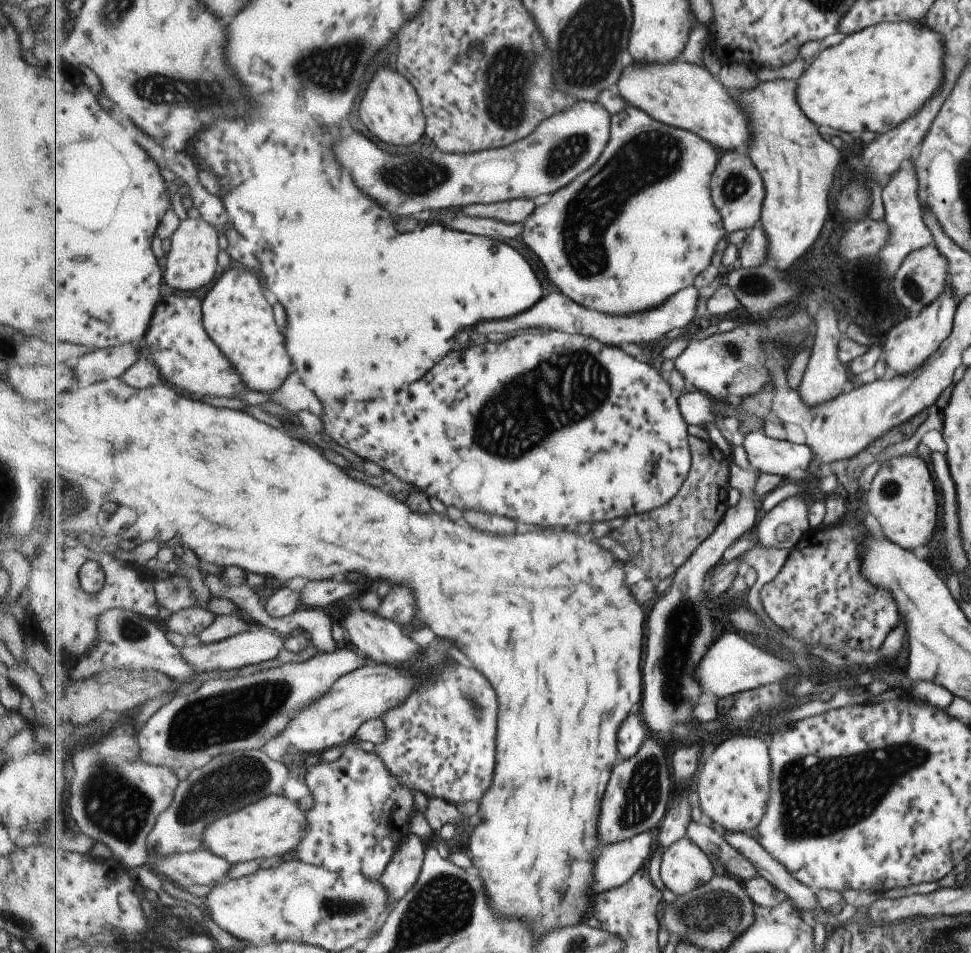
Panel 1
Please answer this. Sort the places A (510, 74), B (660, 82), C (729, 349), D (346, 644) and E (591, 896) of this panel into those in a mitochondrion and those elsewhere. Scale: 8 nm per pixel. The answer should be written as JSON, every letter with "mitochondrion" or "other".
{"A":"mitochondrion","B":"other","C":"mitochondrion","D":"other","E":"other"}

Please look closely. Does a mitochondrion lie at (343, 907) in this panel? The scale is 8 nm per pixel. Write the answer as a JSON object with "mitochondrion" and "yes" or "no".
{"mitochondrion":"yes"}

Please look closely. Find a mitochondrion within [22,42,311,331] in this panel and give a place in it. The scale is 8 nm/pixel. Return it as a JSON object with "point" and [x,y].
{"point":[205,91]}

